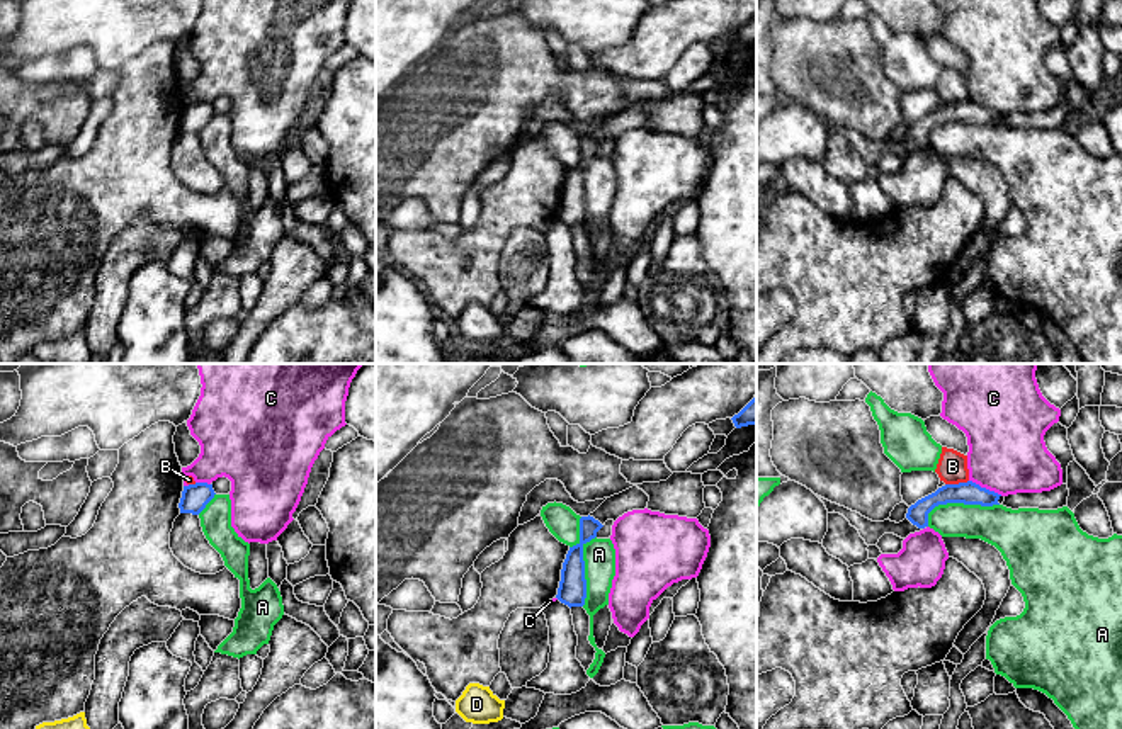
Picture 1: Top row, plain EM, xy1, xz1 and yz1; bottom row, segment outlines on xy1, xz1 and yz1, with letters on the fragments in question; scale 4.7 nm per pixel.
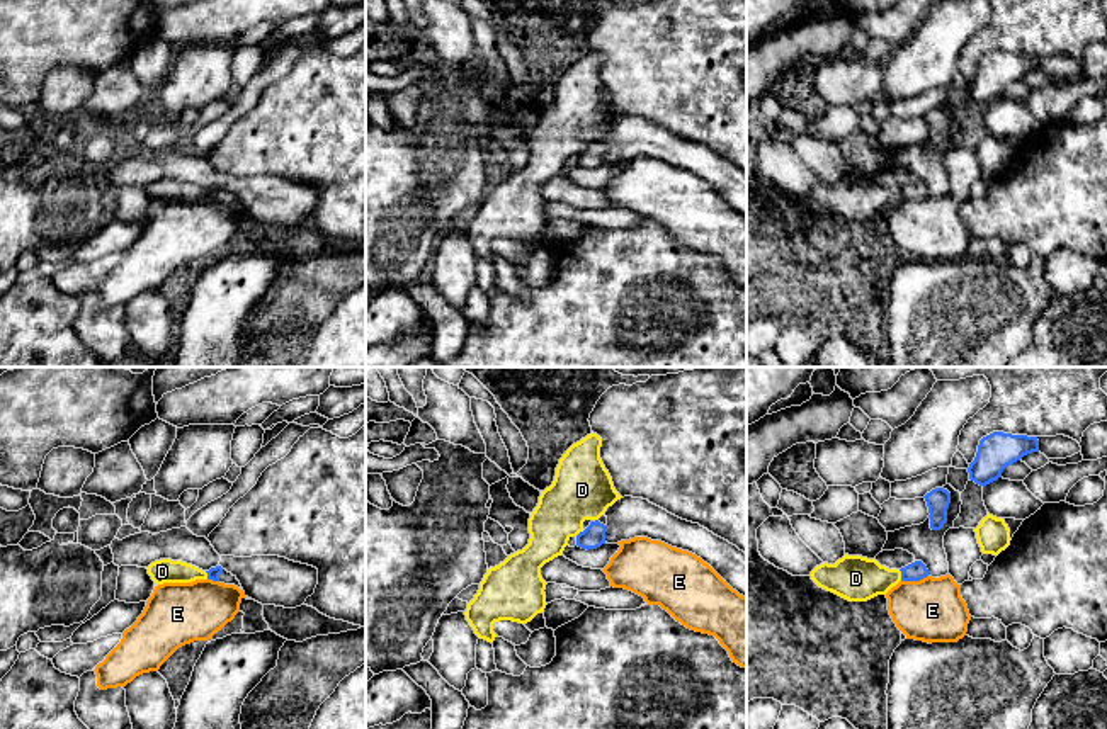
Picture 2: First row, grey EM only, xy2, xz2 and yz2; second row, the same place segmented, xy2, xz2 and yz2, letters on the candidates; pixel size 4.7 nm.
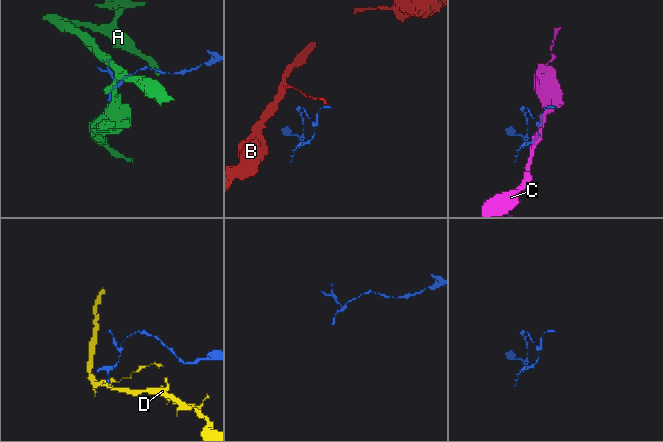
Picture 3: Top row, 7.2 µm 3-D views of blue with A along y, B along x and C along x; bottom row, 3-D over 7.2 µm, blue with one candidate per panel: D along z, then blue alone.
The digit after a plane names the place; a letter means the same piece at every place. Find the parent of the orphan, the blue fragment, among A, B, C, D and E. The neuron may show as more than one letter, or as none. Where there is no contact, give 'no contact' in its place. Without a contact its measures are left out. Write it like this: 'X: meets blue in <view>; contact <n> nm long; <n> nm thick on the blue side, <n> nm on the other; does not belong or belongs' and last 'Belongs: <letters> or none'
A: meets blue in xz1; contact 420 nm long; 140 nm thick on the blue side, 160 nm on the other; does not belong
B: meets blue in yz1; contact 110 nm long; 110 nm thick on the blue side, 140 nm on the other; does not belong
C: meets blue in yz1; contact 180 nm long; 110 nm thick on the blue side, 360 nm on the other; does not belong
D: meets blue in yz2; contact 60 nm long; 90 nm thick on the blue side, 220 nm on the other; does not belong
E: meets blue in yz2; contact 130 nm long; 90 nm thick on the blue side, 300 nm on the other; does not belong
Belongs: none

